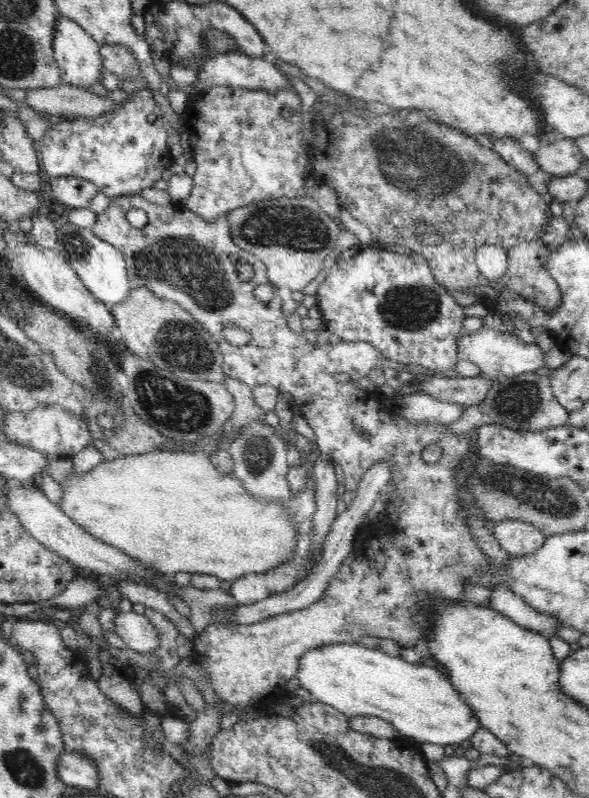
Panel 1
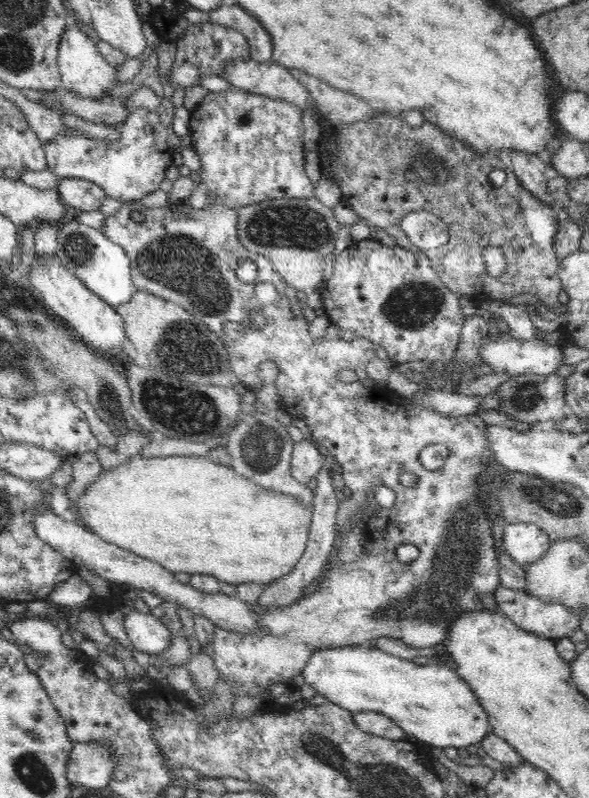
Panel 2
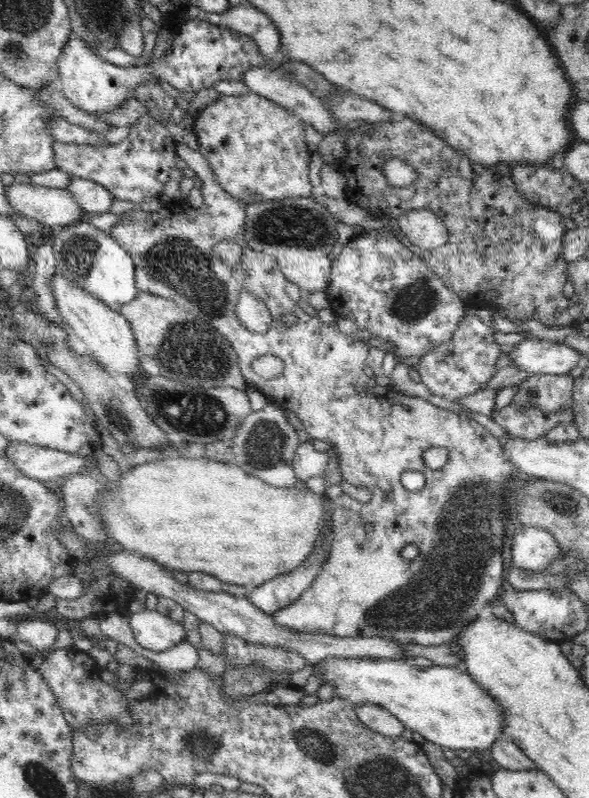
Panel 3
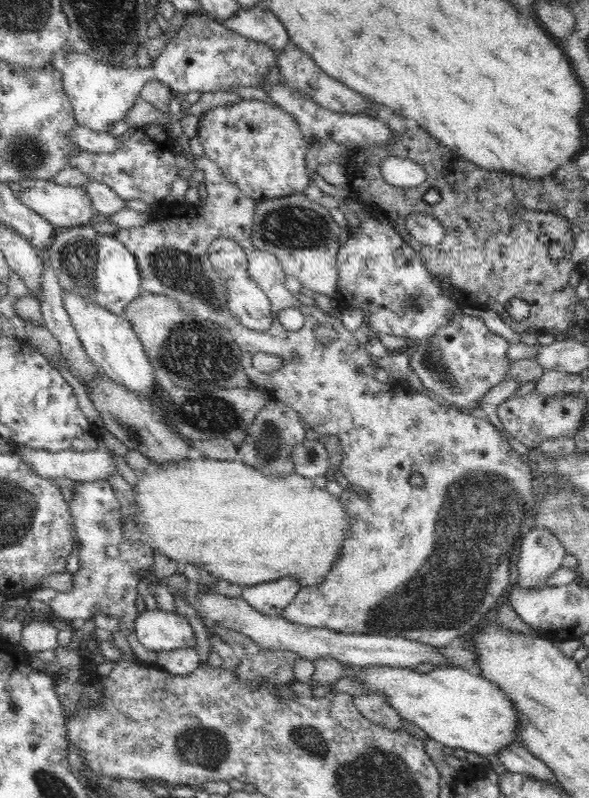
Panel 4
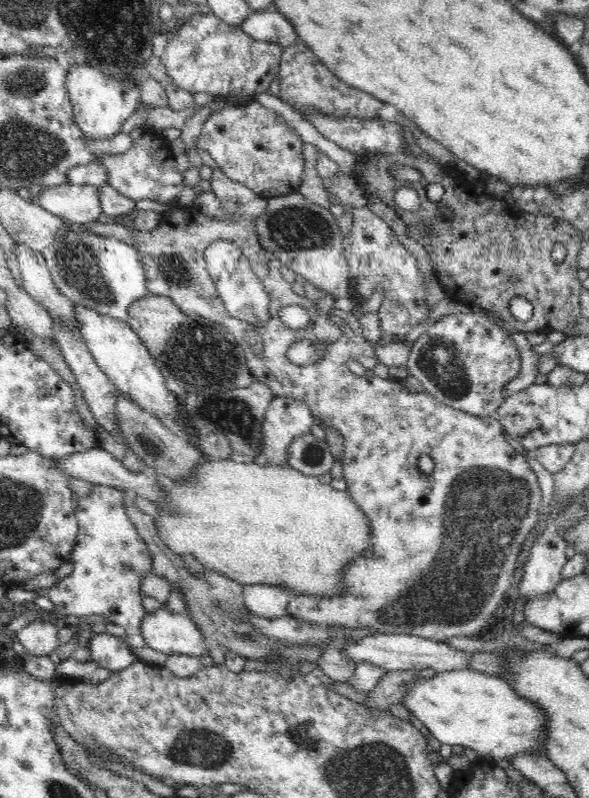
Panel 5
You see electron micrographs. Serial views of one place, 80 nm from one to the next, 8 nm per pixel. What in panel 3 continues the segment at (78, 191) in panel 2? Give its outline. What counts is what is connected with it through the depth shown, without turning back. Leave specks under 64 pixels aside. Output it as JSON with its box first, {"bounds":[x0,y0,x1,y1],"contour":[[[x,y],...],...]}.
{"bounds":[67,177,113,213],"contour":[[[74,177],[69,182],[67,190],[73,194],[73,199],[86,213],[110,212],[113,196],[97,182]]]}

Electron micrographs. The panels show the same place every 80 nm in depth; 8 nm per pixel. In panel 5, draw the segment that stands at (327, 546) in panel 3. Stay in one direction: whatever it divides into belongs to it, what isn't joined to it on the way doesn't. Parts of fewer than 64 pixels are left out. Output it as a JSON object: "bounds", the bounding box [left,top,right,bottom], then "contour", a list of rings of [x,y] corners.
{"bounds":[243,585,292,619],"contour":[[[245,585],[243,595],[250,613],[273,619],[287,614],[292,592],[276,585]]]}

